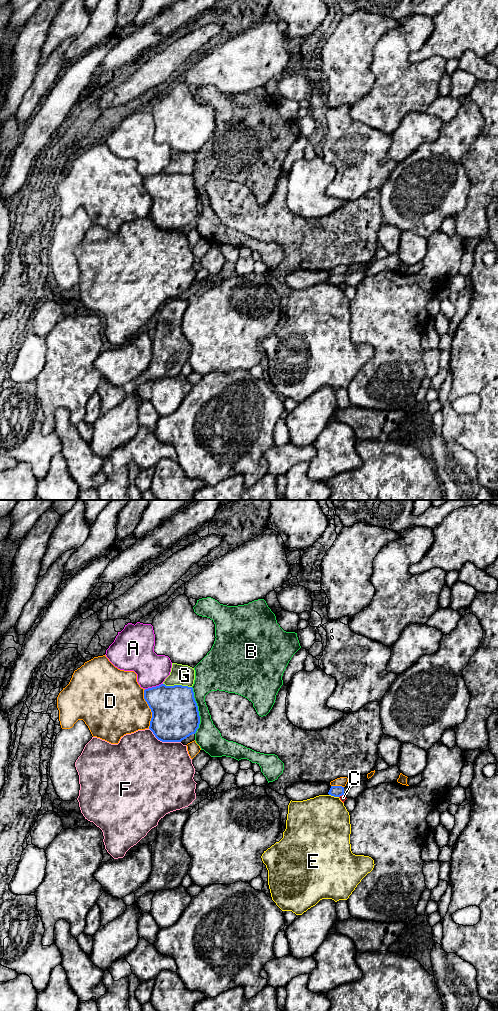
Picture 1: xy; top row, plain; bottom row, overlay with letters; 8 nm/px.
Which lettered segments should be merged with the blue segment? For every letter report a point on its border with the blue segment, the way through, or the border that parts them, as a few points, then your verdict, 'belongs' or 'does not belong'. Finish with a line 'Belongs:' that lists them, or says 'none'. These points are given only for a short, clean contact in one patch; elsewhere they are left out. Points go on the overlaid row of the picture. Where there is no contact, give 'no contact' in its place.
A: contact xy (153, 687); does not belong
B: contact xy (197, 710); does not belong
C: contact xy (341, 795); border xy (343, 794), (339, 797); does not belong
D: contact xy (150, 708); does not belong
E: contact xy (334, 796); border xy (329, 794), (338, 797); does not belong
F: contact xy (164, 741); does not belong
G: contact xy (177, 685); does not belong
Belongs: none

